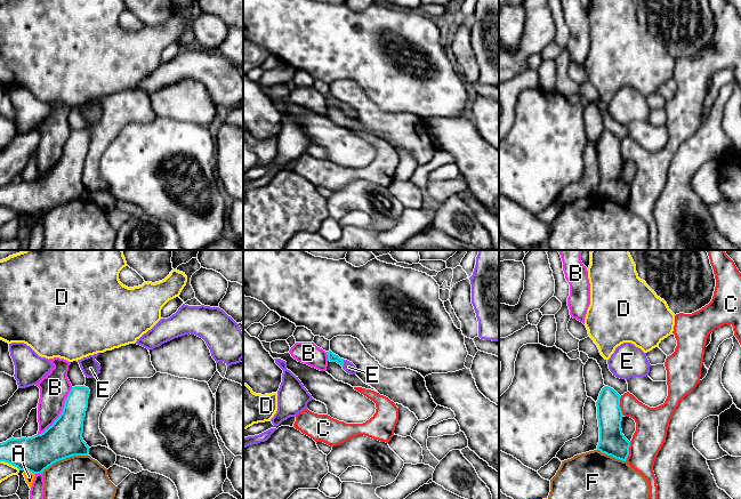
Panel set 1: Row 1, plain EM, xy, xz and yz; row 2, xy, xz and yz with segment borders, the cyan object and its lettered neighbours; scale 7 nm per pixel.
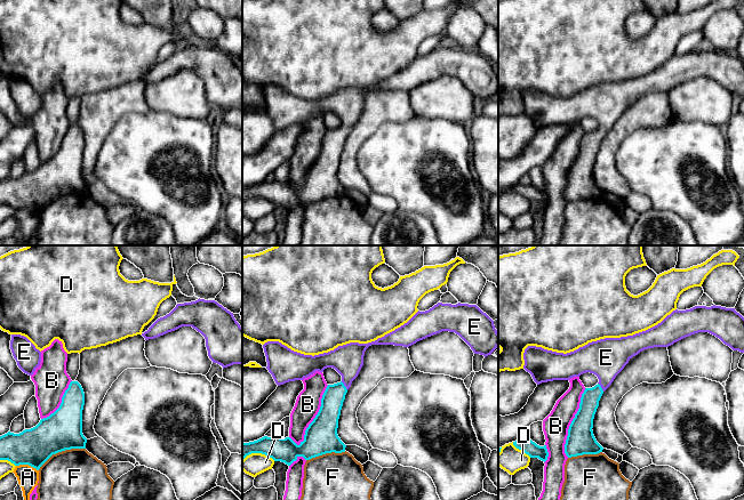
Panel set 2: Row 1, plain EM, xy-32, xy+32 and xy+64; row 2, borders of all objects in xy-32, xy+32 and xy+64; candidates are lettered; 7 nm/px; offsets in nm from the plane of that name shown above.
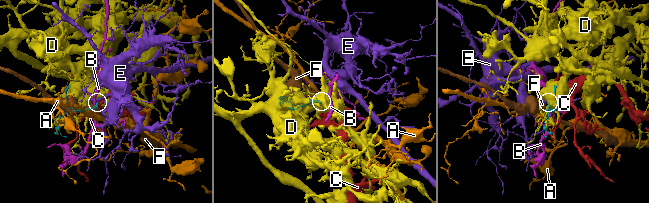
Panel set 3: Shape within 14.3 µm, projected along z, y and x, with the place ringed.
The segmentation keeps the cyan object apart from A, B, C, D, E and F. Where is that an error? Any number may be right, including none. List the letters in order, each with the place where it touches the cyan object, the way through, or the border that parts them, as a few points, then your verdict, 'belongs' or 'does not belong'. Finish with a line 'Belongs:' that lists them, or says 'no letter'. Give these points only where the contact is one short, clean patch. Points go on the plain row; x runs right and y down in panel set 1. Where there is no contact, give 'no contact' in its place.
A: contact xy (31, 216); border xy (26, 214), (34, 219); does not belong
B: contact xy (62, 157); does not belong
C: contact yz (619, 150); border yz (620, 141), (620, 154), (623, 159); does not belong
D: contact xy (10, 208); does not belong
E: contact xz (343, 107); way xz (332, 102), (343, 107), (348, 111); belongs
F: contact xy (64, 202); does not belong
Belongs: E

